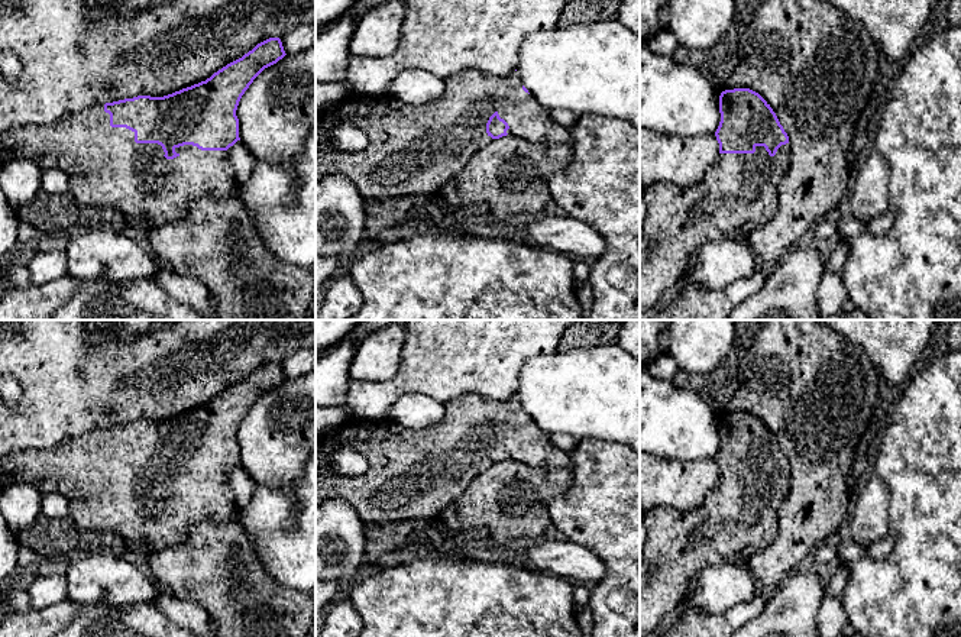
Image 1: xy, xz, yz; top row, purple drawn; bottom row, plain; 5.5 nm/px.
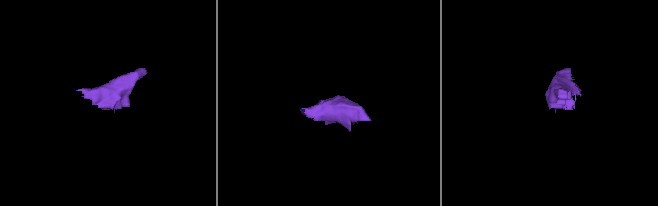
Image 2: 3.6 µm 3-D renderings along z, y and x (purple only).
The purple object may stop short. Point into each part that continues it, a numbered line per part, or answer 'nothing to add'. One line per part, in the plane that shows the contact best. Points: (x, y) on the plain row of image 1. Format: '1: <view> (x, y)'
1: xy (106, 492)

